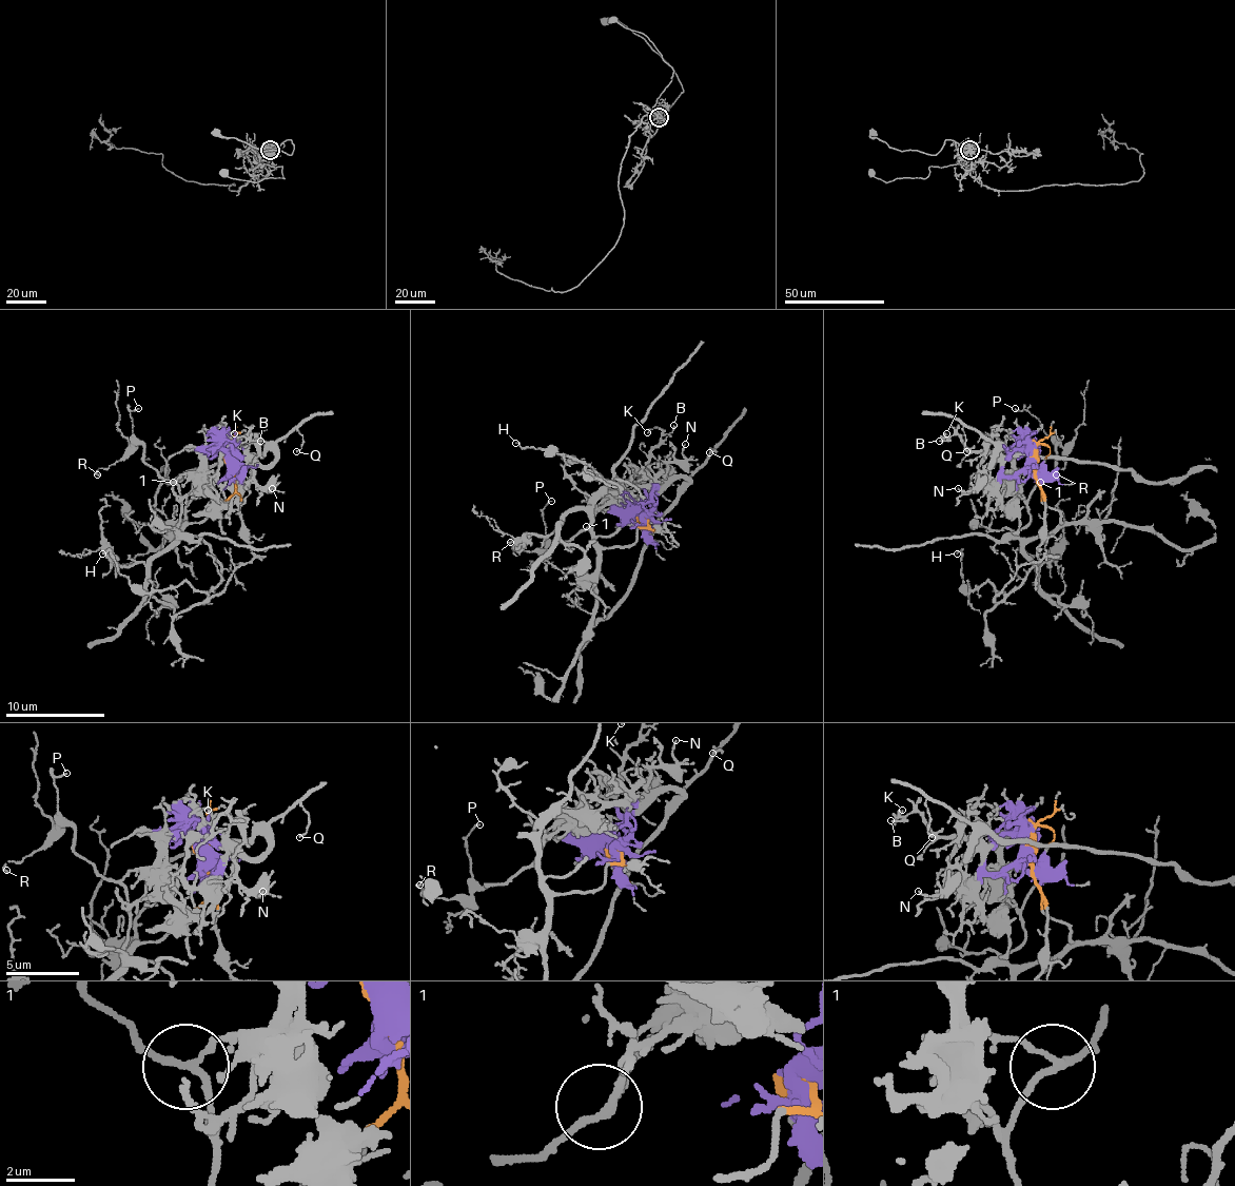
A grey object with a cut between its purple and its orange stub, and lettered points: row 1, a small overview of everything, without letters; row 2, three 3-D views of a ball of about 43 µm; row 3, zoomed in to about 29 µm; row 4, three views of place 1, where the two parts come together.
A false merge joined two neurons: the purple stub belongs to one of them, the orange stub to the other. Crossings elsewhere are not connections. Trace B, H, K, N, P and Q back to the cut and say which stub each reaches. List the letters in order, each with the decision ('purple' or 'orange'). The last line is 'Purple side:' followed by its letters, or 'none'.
B: purple
H: orange
K: purple
N: purple
P: orange
Q: purple
Purple side: B, K, N, Q

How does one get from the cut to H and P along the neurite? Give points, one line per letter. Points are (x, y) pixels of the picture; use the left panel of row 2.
H: (232, 462), (252, 557), (217, 594), (185, 582), (140, 591), (103, 555)
P: (232, 462), (235, 494), (200, 522), (188, 522), (178, 537), (180, 489), (142, 460), (131, 415), (138, 408)

